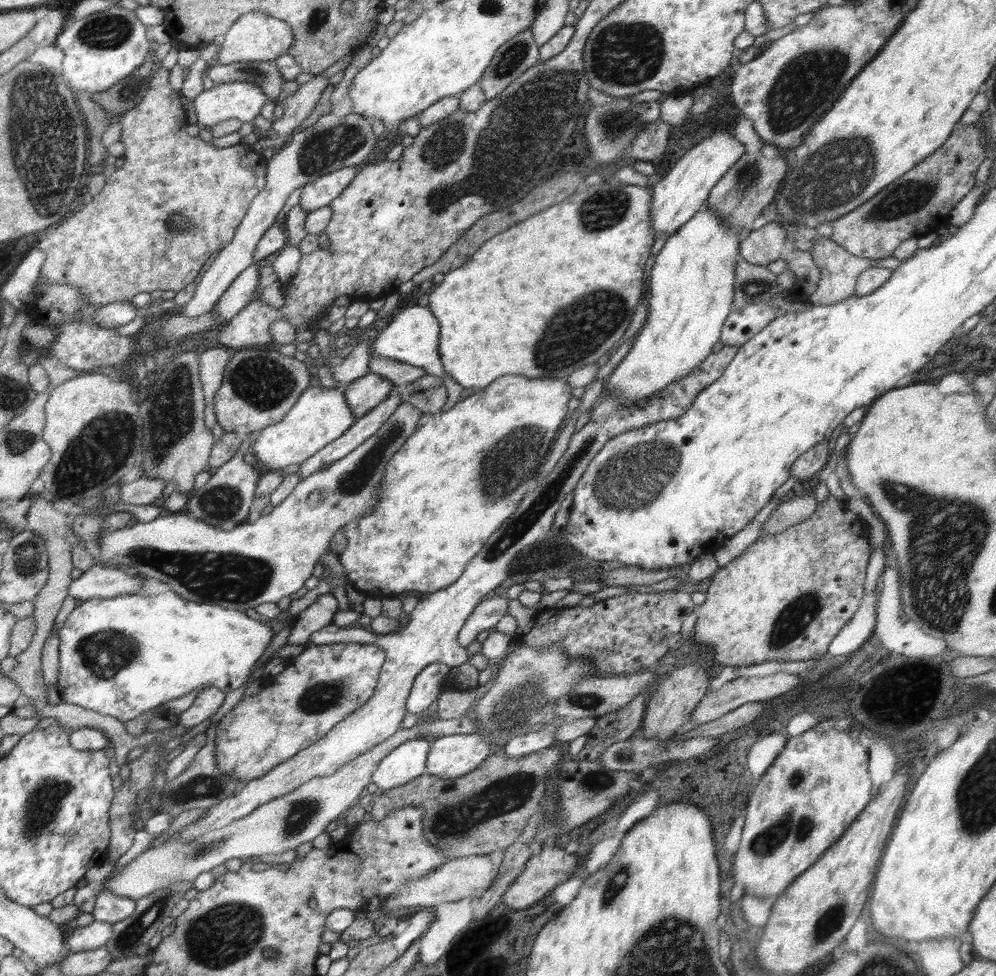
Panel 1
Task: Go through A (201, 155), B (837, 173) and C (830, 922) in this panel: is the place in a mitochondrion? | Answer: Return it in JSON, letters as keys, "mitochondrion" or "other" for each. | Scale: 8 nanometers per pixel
{"A":"other","B":"mitochondrion","C":"mitochondrion"}

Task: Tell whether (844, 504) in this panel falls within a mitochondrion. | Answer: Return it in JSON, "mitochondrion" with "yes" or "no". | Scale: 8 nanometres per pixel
{"mitochondrion":"no"}

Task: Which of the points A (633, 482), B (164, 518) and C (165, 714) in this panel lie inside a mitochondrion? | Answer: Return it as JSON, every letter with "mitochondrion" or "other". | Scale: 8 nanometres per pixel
{"A":"mitochondrion","B":"other","C":"other"}

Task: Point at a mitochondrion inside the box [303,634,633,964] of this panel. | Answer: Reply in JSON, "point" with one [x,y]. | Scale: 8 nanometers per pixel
{"point":[455,820]}

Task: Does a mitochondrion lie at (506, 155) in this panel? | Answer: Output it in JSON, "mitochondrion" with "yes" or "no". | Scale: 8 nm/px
{"mitochondrion":"yes"}

